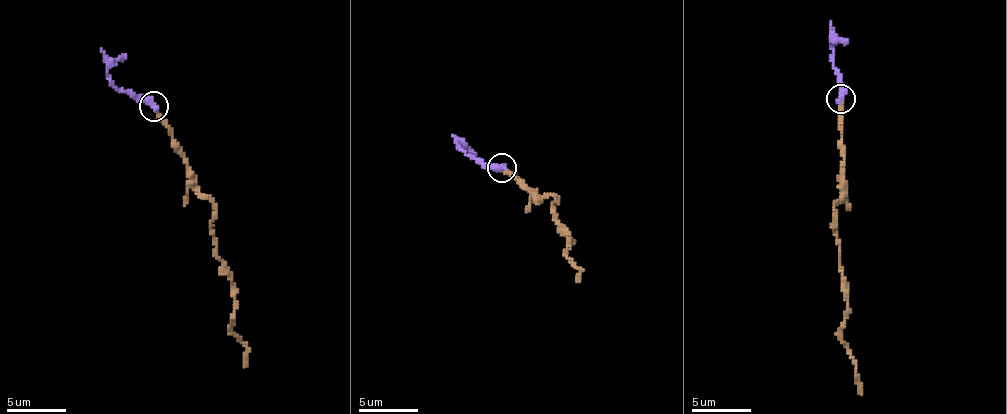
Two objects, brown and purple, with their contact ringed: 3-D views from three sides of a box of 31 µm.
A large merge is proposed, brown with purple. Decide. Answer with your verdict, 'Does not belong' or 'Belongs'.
Belongs

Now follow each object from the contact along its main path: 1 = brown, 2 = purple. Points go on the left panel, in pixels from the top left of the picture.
1: (154, 107), (190, 181), (213, 203), (210, 234), (232, 281), (232, 334), (247, 347), (244, 366)
2: (154, 107), (122, 91), (107, 73), (125, 54)

